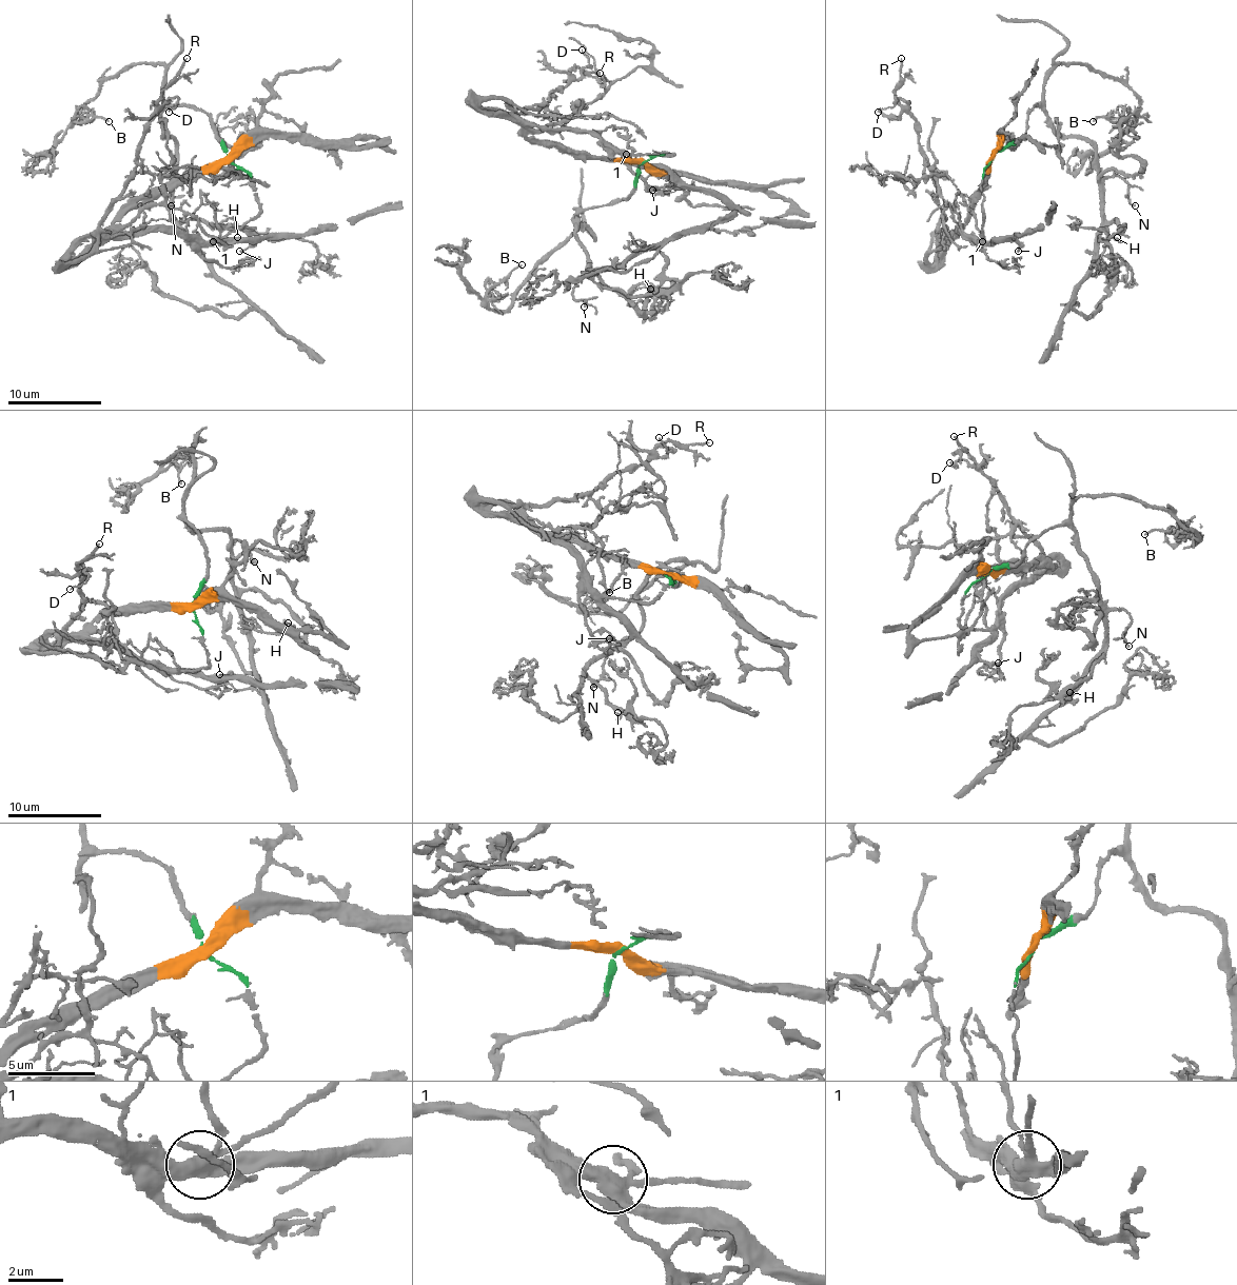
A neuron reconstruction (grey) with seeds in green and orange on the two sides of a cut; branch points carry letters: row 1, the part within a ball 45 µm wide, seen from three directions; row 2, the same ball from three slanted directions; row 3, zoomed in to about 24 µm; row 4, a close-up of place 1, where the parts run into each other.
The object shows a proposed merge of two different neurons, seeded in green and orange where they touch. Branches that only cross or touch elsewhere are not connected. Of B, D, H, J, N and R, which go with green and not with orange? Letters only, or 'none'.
B, H, N

